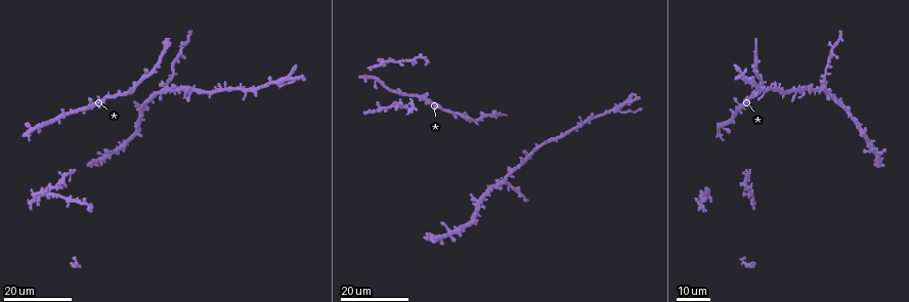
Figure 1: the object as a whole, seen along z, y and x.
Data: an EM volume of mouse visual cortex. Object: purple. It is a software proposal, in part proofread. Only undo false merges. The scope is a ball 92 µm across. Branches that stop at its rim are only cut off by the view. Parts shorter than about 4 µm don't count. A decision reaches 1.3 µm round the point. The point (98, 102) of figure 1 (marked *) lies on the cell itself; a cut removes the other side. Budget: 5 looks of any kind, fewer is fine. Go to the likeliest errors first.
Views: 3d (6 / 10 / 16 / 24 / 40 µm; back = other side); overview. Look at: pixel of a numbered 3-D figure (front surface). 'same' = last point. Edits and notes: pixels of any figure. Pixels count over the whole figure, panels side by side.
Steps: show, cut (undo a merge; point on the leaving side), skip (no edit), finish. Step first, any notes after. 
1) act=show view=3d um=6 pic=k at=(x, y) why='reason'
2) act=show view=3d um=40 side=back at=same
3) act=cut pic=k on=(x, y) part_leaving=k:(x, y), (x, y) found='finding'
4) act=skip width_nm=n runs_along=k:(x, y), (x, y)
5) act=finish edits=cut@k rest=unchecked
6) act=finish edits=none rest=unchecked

act=show view=3d um=16 pic=1 at=(68, 173) why='calibre changes'

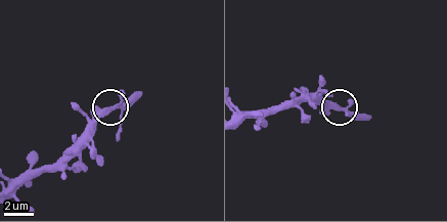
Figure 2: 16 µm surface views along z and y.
act=show view=3d um=6 pic=2 at=(116, 106)

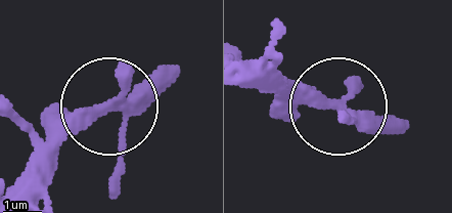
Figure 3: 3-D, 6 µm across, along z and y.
act=skip found='continuous, no second cell'

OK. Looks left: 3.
act=show view=3d um=24 pic=1 at=(164, 88) why='four arms meet'

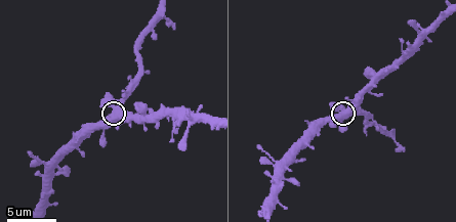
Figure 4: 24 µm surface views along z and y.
act=show view=3d um=6 pic=4 at=(114, 108)

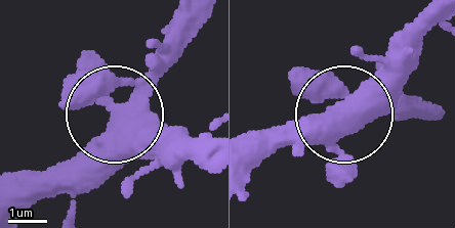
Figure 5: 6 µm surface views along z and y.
act=skip found='continuous, no second cell'

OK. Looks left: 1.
act=finish edits=none rest=unchecked

